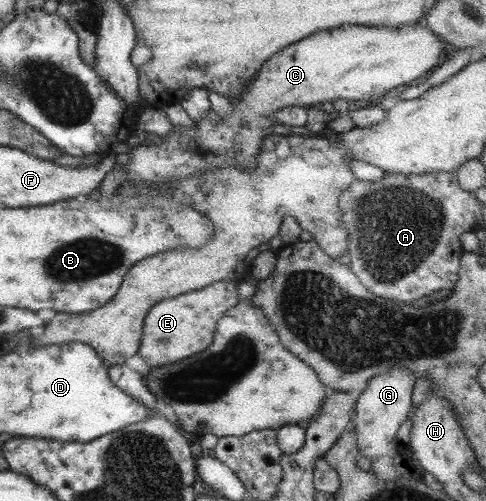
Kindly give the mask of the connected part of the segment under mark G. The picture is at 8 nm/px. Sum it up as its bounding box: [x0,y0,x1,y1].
[351,368,416,481]

